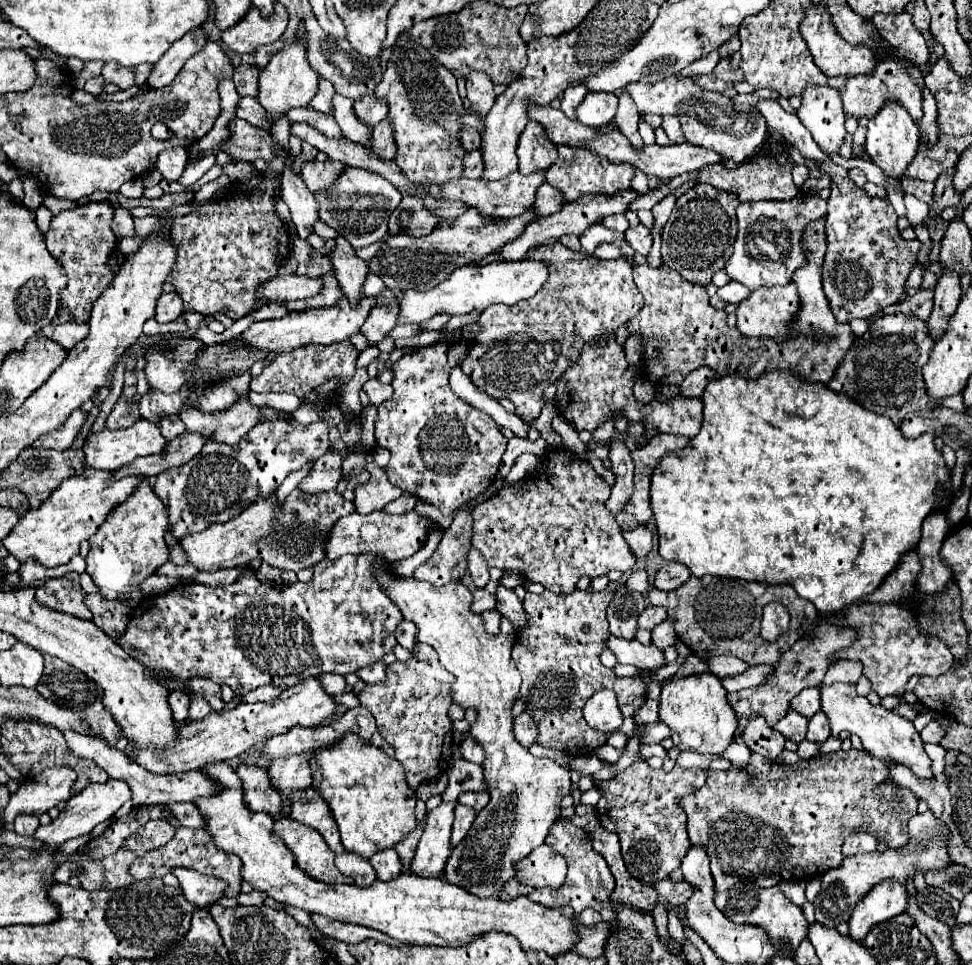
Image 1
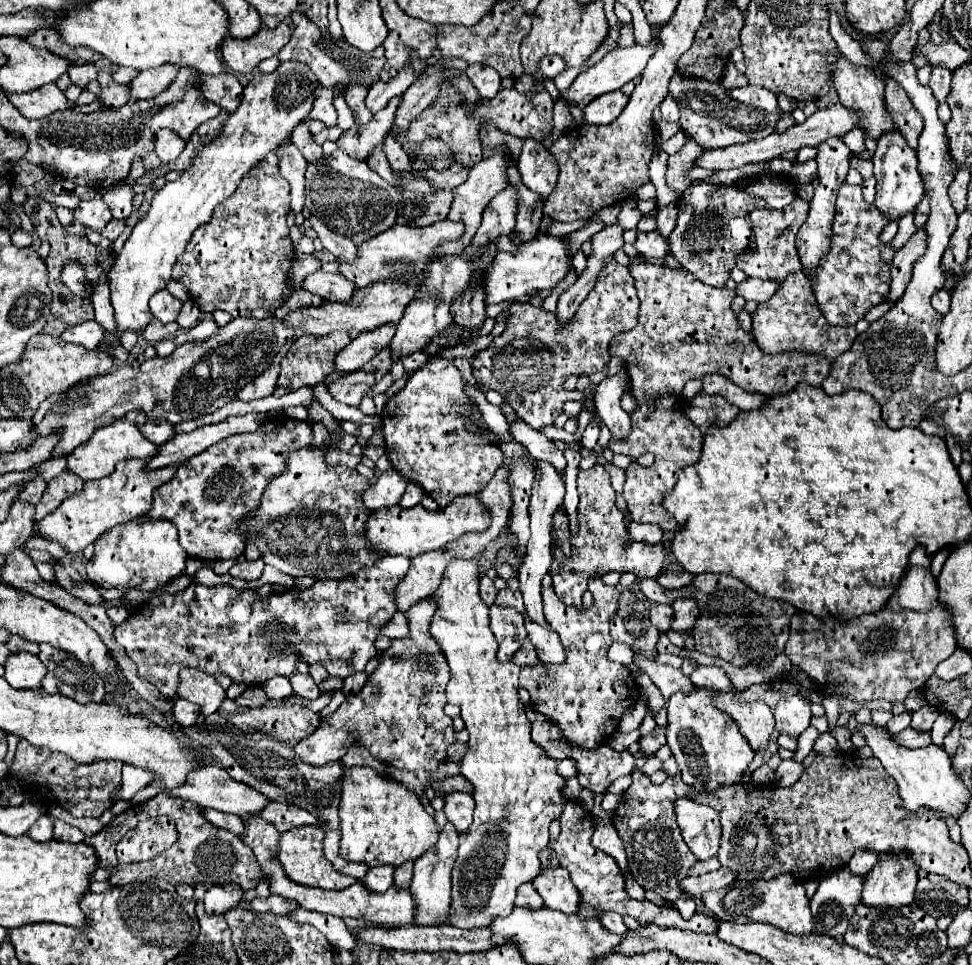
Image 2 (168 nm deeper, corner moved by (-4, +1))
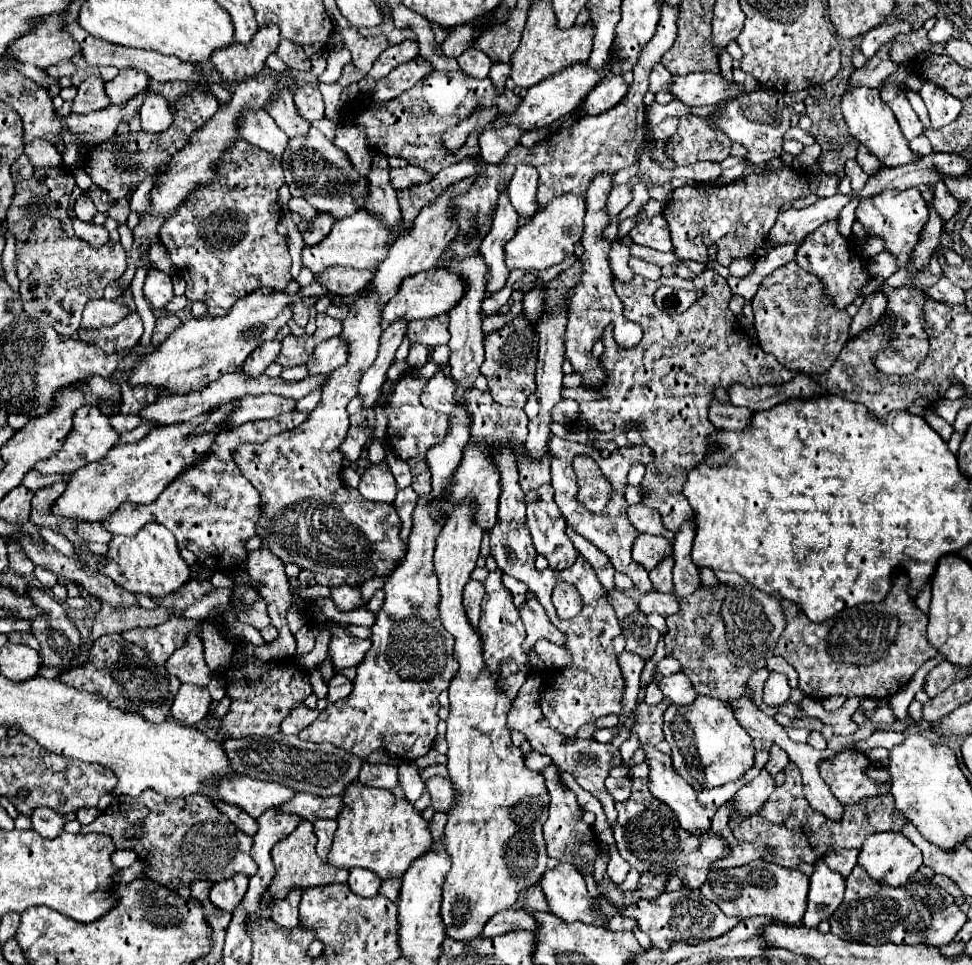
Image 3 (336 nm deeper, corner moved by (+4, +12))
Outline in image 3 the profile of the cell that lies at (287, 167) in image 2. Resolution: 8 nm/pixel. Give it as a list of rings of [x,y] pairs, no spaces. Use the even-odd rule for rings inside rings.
[[[266,111],[246,113],[246,125],[242,125],[242,139],[272,153],[276,159],[282,159],[288,145],[286,133],[274,123],[274,119]]]

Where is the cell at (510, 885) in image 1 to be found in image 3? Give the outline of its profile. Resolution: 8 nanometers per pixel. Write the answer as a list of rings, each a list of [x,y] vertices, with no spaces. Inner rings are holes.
[[[532,885],[532,887],[520,891],[518,907],[530,907],[530,909],[536,909],[536,911],[548,911],[544,893],[542,893],[542,889],[538,885]]]

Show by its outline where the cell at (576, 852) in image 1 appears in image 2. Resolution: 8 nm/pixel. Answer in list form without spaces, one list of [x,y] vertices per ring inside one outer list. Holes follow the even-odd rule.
[[[574,800],[566,802],[564,812],[560,816],[560,826],[562,826],[562,832],[560,832],[558,840],[552,842],[552,846],[558,852],[558,858],[562,858],[562,868],[566,868],[570,872],[570,878],[580,892],[580,898],[582,898],[580,912],[578,912],[580,918],[598,918],[602,912],[612,910],[622,916],[634,916],[634,920],[638,920],[640,924],[656,924],[662,928],[680,928],[680,930],[690,930],[690,932],[716,934],[718,918],[714,918],[714,916],[694,912],[694,916],[686,920],[680,916],[680,912],[676,908],[658,906],[648,900],[640,902],[640,900],[630,898],[624,890],[622,870],[618,868],[618,864],[614,864],[614,858],[606,856],[606,852],[598,852],[590,844],[590,836],[594,834],[594,822],[578,802],[574,802]],[[642,914],[644,914],[644,918],[640,918]]]

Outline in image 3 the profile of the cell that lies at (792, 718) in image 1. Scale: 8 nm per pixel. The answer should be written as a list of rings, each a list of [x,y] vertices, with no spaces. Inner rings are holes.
[[[772,673],[764,685],[762,701],[770,707],[780,707],[780,705],[788,703],[788,699],[790,699],[790,685],[788,685],[786,675]]]

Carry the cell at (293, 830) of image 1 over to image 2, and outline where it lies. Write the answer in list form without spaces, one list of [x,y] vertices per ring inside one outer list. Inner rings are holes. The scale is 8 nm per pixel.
[[[300,826],[284,832],[280,836],[280,850],[278,850],[278,862],[284,870],[284,874],[302,886],[314,886],[314,888],[326,888],[326,890],[344,890],[352,886],[356,880],[350,876],[342,876],[340,872],[334,872],[330,868],[330,862],[322,854],[322,840],[324,832],[316,826]]]

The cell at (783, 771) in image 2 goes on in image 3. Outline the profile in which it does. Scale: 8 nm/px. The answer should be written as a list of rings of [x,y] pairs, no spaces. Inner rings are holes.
[[[764,767],[756,779],[746,783],[736,795],[734,795],[734,807],[740,815],[754,815],[770,797],[774,791],[776,781]]]

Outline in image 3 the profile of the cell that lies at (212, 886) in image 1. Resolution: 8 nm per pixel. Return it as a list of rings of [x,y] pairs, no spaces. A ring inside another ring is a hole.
[[[234,875],[222,883],[212,885],[210,901],[214,903],[214,907],[232,913],[238,907],[238,903],[242,901],[246,889],[248,889],[248,877],[246,875]]]

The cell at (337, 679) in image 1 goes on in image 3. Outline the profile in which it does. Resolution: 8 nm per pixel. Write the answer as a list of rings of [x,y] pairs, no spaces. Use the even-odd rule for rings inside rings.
[[[304,625],[296,635],[296,653],[298,655],[306,655],[314,649],[314,633],[310,625]]]

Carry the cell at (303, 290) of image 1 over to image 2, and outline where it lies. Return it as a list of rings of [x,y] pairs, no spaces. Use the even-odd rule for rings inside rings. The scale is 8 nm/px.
[[[316,270],[304,280],[304,290],[314,292],[316,296],[322,296],[324,300],[338,300],[348,302],[354,296],[356,284],[346,280],[342,274],[328,274],[324,270]]]

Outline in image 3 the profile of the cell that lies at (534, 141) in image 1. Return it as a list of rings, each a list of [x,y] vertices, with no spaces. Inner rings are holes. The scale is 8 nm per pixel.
[[[516,165],[516,173],[508,185],[510,201],[520,215],[534,215],[540,207],[536,203],[538,171],[534,165]]]

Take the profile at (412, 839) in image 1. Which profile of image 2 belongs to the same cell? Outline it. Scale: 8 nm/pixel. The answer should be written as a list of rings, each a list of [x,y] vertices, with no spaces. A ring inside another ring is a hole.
[[[410,862],[398,866],[398,870],[394,872],[394,886],[396,888],[406,888],[410,884],[410,880],[412,880],[412,866],[414,864],[410,864]]]

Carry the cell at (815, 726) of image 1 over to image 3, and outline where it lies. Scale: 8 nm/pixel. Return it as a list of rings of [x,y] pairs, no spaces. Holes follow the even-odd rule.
[[[776,743],[772,745],[772,749],[770,749],[770,761],[766,763],[766,769],[772,773],[772,775],[776,775],[778,771],[782,771],[782,769],[786,769],[786,765],[790,763],[790,759],[788,759],[788,753],[786,751],[782,751]]]

